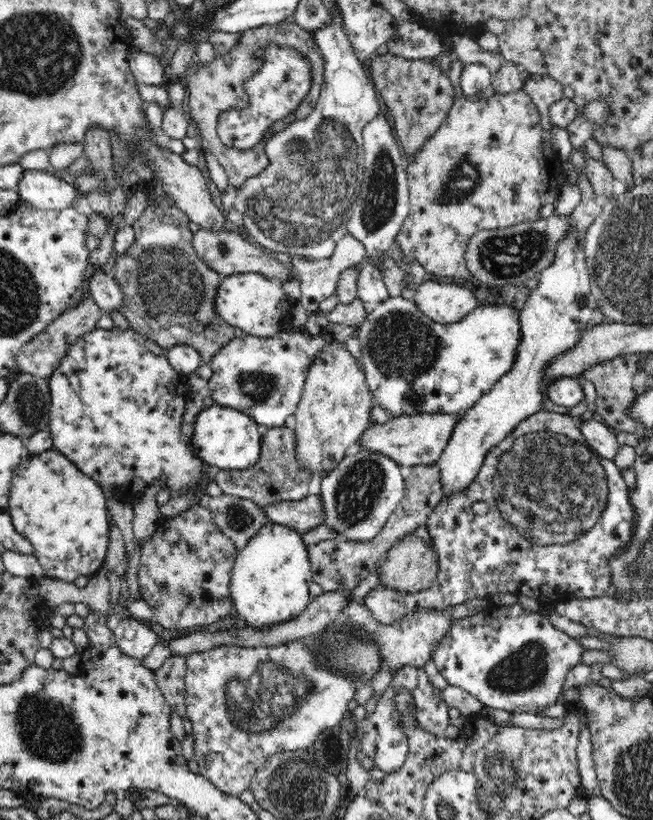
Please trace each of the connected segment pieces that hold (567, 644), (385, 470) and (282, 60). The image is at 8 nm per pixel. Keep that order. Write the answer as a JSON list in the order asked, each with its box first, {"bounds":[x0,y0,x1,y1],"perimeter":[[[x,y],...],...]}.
[{"bounds":[432,603,584,714],"perimeter":[[[519,603],[504,605],[504,608],[490,608],[488,612],[474,613],[453,622],[432,648],[432,660],[438,672],[448,681],[449,685],[457,686],[482,702],[483,706],[506,710],[510,714],[533,712],[539,714],[550,704],[556,703],[566,674],[582,663],[584,646],[562,630],[554,627],[542,611],[526,612]]]},{"bounds":[320,446,405,542],"perimeter":[[[362,446],[356,454],[345,456],[334,470],[323,474],[320,495],[326,513],[324,525],[343,540],[364,542],[378,536],[394,513],[405,495],[405,479],[395,459]]]},{"bounds":[217,45,311,150],"perimeter":[[[273,45],[260,56],[260,67],[244,84],[249,96],[246,108],[229,108],[219,114],[217,133],[226,146],[246,150],[263,143],[265,132],[271,124],[290,114],[308,94],[311,87],[311,66],[309,60],[290,47]]]}]

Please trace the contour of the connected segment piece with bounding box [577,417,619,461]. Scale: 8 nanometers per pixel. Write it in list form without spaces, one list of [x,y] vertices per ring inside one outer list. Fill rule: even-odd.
[[[579,417],[577,425],[585,436],[586,444],[595,453],[603,456],[604,459],[614,461],[616,452],[618,452],[618,442],[616,433],[603,420],[594,417],[589,421],[582,421]]]

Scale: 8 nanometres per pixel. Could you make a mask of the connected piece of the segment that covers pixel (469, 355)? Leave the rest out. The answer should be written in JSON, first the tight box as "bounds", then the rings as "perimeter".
{"bounds":[358,297,522,417],"perimeter":[[[391,297],[375,306],[373,312],[367,314],[365,321],[358,327],[358,337],[361,344],[360,365],[365,373],[367,386],[371,390],[373,398],[377,399],[379,404],[386,412],[389,412],[391,417],[396,417],[400,414],[422,414],[429,412],[430,414],[461,414],[465,413],[472,405],[476,404],[483,394],[486,394],[496,382],[500,381],[512,370],[512,365],[515,364],[515,356],[518,354],[519,342],[522,340],[522,326],[520,324],[520,312],[510,306],[496,306],[491,303],[481,303],[473,312],[470,312],[465,318],[458,322],[438,323],[432,321],[428,316],[425,316],[415,304],[415,300],[400,297]]]}

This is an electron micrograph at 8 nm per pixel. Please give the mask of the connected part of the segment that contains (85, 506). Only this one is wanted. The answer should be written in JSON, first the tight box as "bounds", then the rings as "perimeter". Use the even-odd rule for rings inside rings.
{"bounds":[9,451,111,582],"perimeter":[[[58,451],[25,455],[20,461],[11,482],[9,514],[16,532],[32,544],[32,554],[42,565],[44,577],[76,582],[76,578],[91,579],[101,570],[107,555],[111,525],[106,499],[107,495],[103,493],[103,488]]]}

